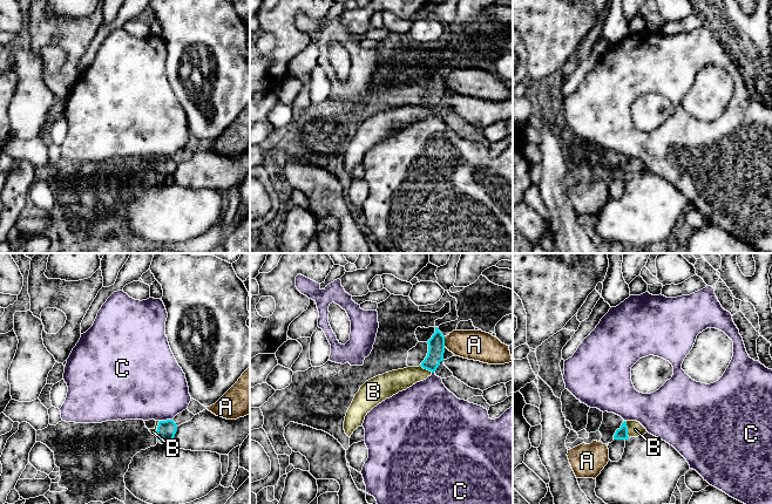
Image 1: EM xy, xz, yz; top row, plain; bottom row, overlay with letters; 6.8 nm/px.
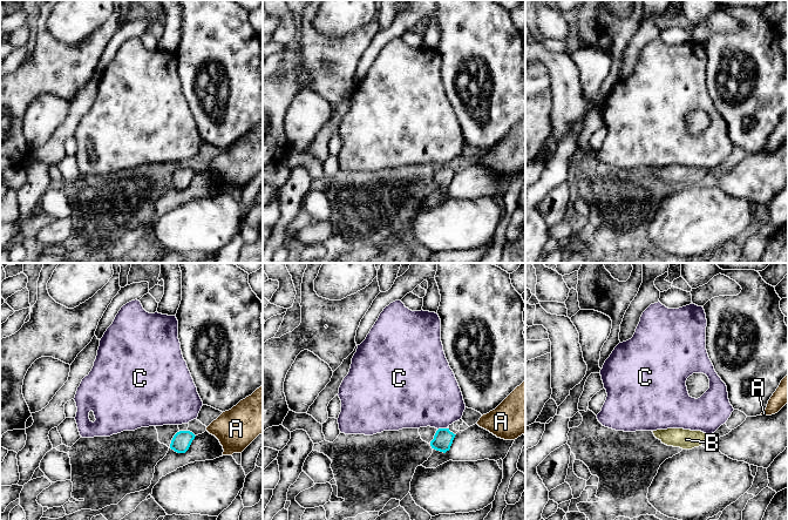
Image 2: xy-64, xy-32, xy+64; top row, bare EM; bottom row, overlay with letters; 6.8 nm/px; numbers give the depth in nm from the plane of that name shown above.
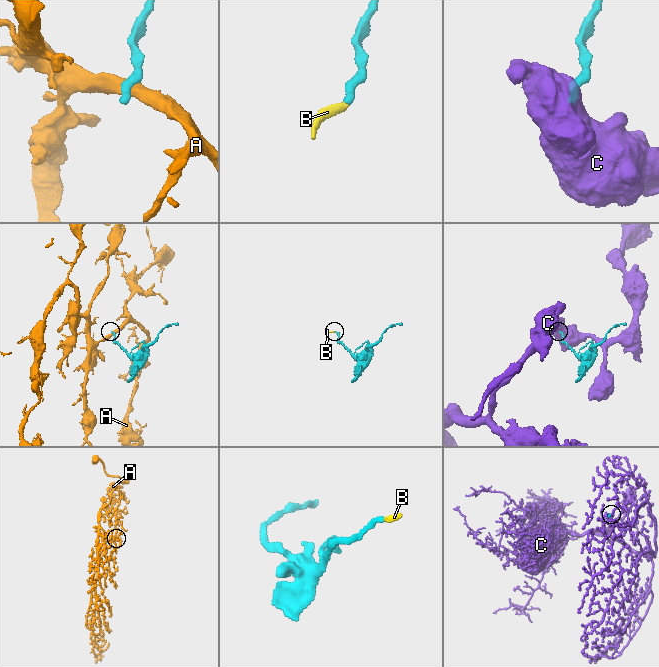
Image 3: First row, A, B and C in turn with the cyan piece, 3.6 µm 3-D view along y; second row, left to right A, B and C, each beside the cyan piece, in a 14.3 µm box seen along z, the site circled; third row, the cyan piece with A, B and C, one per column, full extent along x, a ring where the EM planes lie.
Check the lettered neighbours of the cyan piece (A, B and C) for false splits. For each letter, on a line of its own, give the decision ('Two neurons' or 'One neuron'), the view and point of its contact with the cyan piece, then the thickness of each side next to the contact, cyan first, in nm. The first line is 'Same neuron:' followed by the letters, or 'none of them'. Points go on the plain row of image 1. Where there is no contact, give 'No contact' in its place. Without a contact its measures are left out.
Same neuron: B
A: Two neurons. Touches cyan at xz (444, 79). Thickness 110 nm (cyan) against 200 nm
B: One neuron. Touches cyan at yz (627, 167). Thickness 80 nm (cyan) against 110 nm
C: Two neurons. Touches cyan at xy (167, 157). Thickness 130 nm (cyan) against 440 nm

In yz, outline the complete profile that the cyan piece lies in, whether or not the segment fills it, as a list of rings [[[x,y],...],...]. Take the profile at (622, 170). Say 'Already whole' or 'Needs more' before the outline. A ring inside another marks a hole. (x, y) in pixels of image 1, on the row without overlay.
Needs more. [[[624,158],[619,166],[616,168],[614,177],[628,177],[646,171],[646,166],[637,158]]]

